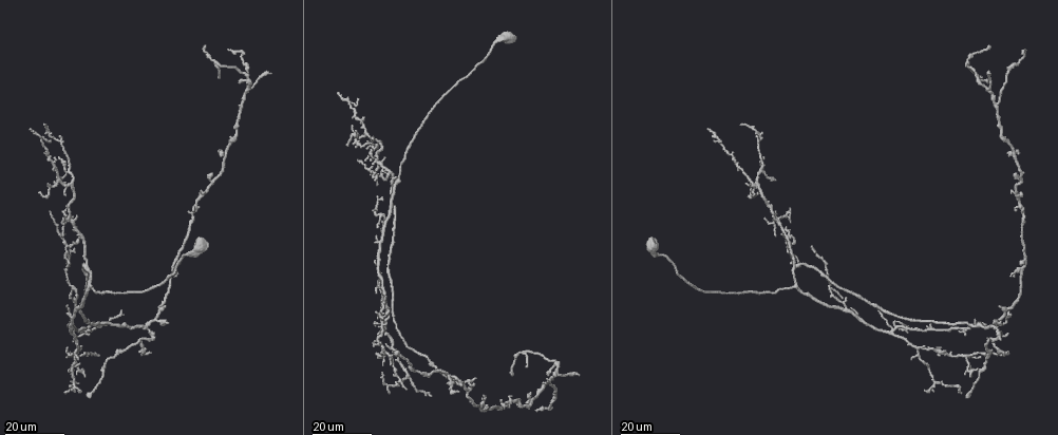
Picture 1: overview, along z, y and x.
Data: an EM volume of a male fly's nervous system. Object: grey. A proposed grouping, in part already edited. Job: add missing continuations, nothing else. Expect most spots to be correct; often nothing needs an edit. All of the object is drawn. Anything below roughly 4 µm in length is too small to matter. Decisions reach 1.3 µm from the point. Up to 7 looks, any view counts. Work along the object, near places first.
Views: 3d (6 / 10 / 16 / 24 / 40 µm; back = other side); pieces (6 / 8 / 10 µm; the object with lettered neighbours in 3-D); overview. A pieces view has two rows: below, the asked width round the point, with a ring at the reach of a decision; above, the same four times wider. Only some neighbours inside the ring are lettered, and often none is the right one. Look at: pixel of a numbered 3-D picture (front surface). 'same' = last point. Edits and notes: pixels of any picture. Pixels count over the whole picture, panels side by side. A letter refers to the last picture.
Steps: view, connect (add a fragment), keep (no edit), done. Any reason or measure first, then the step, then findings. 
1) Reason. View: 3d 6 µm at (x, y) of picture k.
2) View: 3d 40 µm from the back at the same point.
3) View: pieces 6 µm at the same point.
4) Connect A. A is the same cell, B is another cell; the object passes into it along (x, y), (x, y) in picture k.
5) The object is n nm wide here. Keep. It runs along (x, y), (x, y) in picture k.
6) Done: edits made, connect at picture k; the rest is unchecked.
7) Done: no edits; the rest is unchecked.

Free end. View: 3d 16 µm at (988, 44) of picture 1.

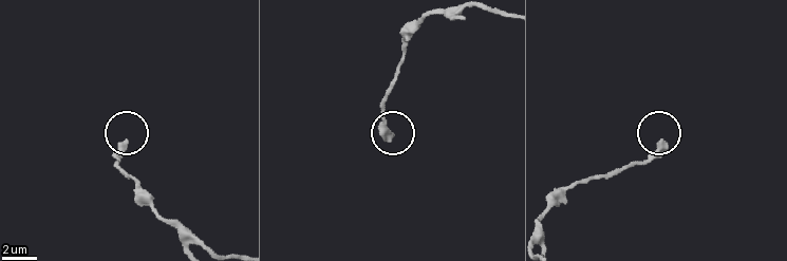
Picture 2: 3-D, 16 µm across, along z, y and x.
View: pieces 6 µm at (664, 148) of picture 2.

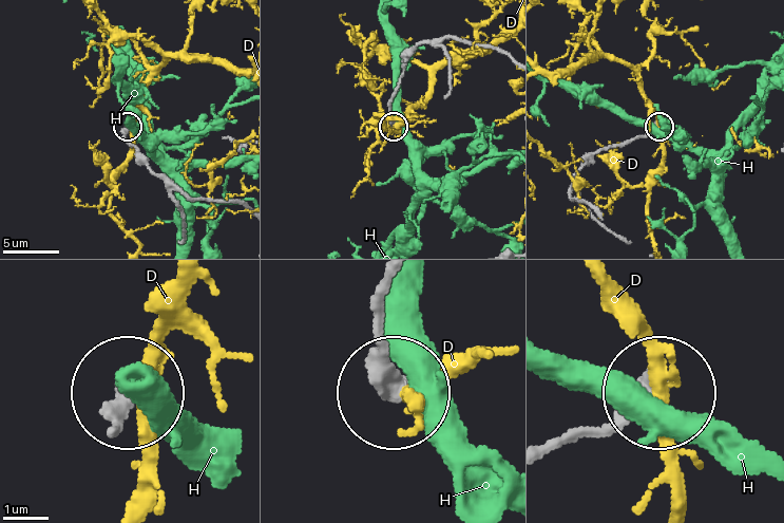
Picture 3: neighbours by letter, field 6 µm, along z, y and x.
Keep. D and H are other cells; it runs along (545, 445), (624, 423), (654, 396) in picture 3; none of them fits.

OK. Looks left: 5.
Branch stops here. View: 3d 24 µm at (219, 78) of picture 1.

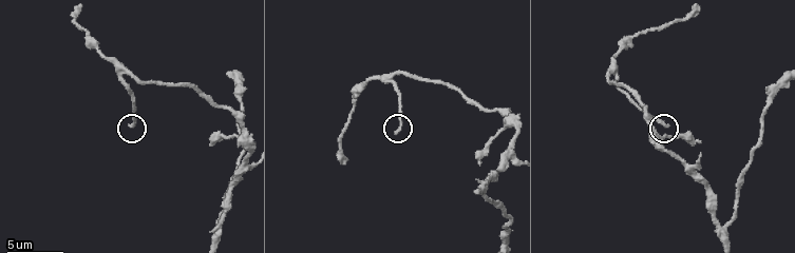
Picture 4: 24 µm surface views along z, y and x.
See the neighbours. View: pieces 8 µm at (396, 130) of picture 4.

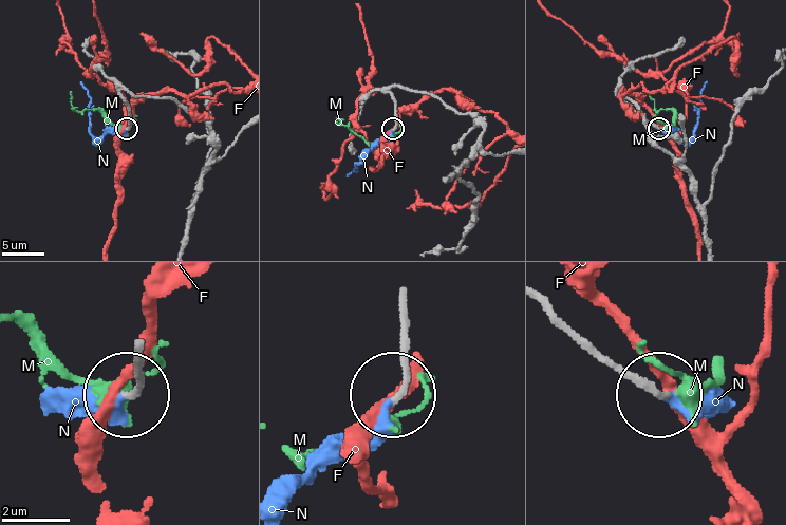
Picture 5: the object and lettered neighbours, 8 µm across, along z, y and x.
Connect N. N is the same cell, F and M are other cells; the object passes into it along (394, 108), (394, 129), (348, 175) in picture 5; the neuron continues.

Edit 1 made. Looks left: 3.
View: overview.

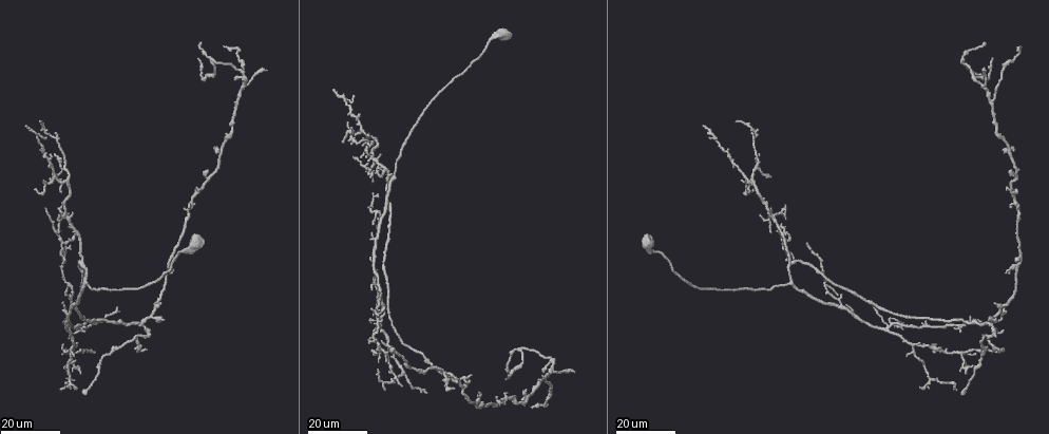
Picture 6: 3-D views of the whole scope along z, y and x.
Free end. View: 3d 24 µm at (840, 294) of picture 6.

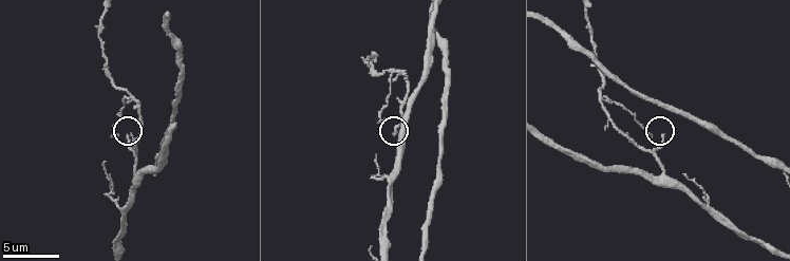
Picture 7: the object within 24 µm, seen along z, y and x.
View: pieces 10 µm at (662, 135) of picture 7.

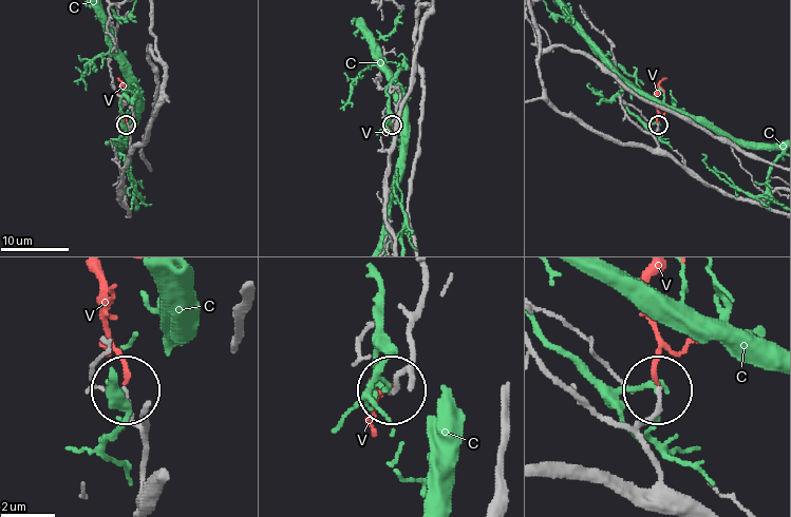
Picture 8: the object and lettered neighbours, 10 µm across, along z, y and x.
Connect V. V is the same cell, C is another cell; the object passes into it along (655, 458), (644, 433), (657, 378), (644, 276) in picture 8; the neuron continues.

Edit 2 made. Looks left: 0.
Done: edits made, connect at picture 5, connect at picture 8; the rest is unchecked.

